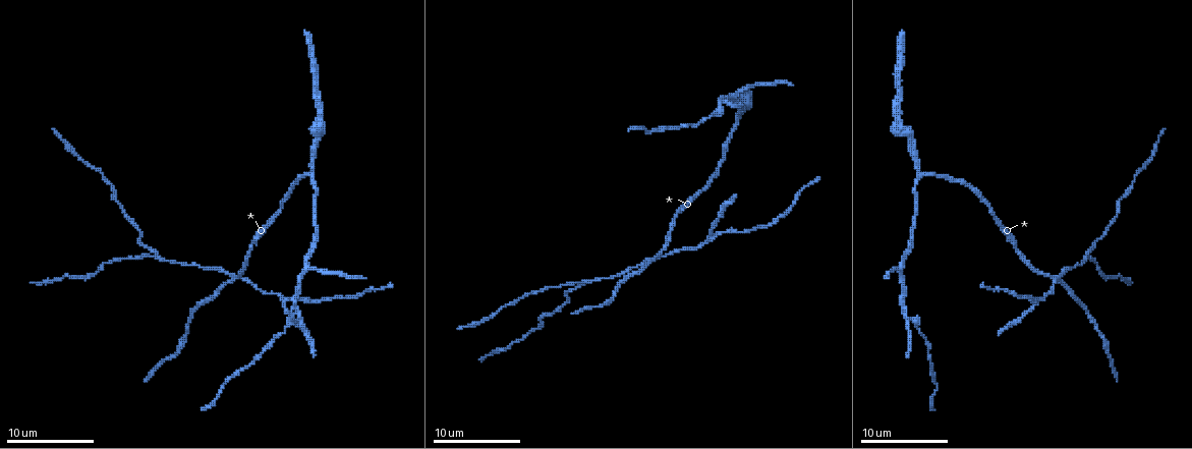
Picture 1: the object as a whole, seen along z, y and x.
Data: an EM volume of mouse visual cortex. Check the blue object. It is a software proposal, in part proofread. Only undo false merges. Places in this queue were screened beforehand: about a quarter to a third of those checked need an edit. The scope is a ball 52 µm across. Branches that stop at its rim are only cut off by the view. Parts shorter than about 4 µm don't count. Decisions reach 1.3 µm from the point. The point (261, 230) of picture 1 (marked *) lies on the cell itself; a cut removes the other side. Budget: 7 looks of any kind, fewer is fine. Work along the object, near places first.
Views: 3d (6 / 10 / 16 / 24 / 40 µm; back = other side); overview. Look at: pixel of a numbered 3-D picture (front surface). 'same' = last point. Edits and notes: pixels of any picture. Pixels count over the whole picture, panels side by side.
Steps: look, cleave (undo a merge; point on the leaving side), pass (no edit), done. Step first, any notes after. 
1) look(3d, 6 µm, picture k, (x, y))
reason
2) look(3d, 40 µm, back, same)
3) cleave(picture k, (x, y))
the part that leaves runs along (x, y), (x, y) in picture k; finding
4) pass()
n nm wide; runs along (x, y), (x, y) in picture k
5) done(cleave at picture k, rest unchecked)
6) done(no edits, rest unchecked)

look(3d, 10 µm, picture 1, (715, 235))
three-way junction

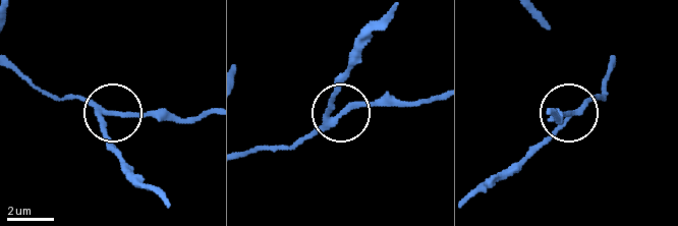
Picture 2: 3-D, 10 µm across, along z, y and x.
cleave(picture 2, (106, 137))
3 arms; two cells meet here

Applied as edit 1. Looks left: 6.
look(3d, 10 µm, picture 1, (298, 315))
two arms in line, one across

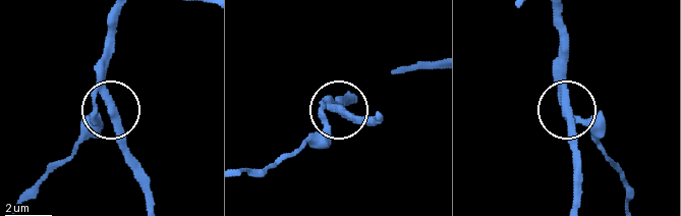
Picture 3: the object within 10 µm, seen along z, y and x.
cleave(picture 3, (94, 124))
3 arms; the part that leaves runs along (92, 96), (92, 115), (72, 153), (16, 205) in picture 3; a second cell is stuck on

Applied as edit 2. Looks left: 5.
look(3d, 10 µm, picture 1, (737, 95))
arms part here

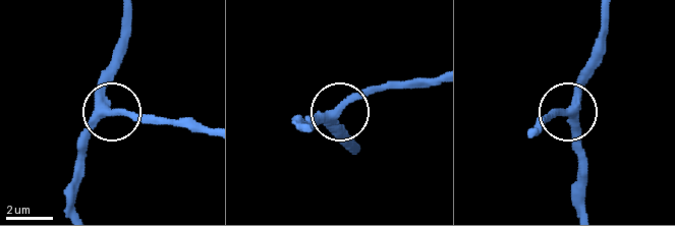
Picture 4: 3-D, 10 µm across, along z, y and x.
look(3d, 6 µm, picture 4, (107, 110))

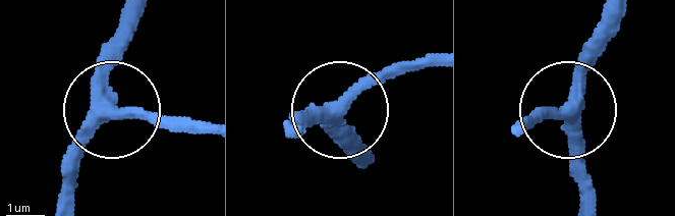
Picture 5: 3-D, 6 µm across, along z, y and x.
pass()
340 nm wide; runs along (616, 17), (577, 95), (512, 124) in picture 5; continuous, no second cell

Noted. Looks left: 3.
look(3d, 10 µm, picture 1, (658, 254))
four or more arms meet

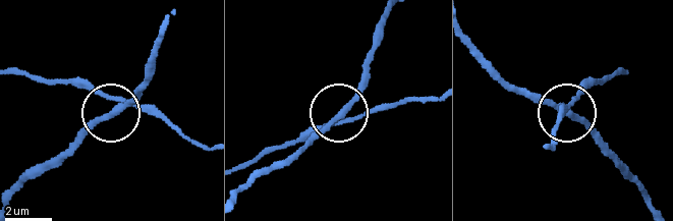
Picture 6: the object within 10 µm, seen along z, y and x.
pass()
230 nm wide; runs along (165, 31), (146, 81), (75, 146) in picture 6; continuous, no second cell

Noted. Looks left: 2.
done(cleave at picture 2, cleave at picture 3, rest unchecked)

